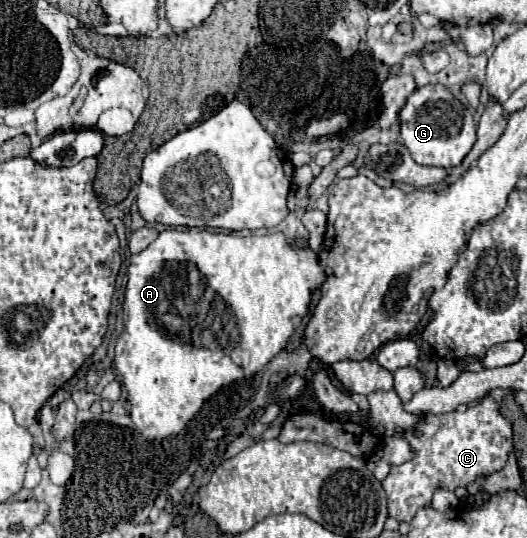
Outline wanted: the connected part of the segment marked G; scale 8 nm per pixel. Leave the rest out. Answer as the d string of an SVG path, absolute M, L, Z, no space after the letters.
M440 84L414 90L400 110L402 144L410 150L414 162L424 166L442 166L446 170L460 166L476 142L476 128L472 114Z

